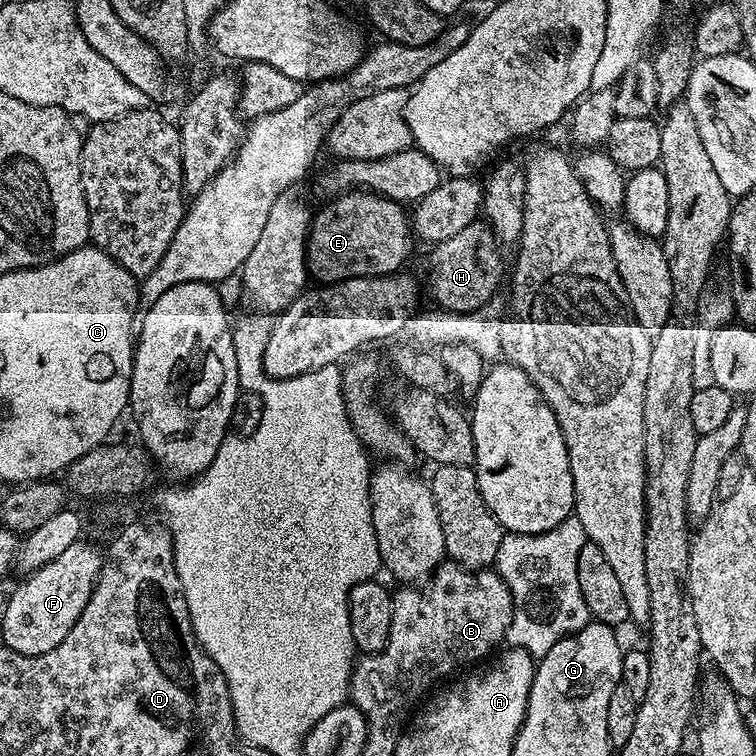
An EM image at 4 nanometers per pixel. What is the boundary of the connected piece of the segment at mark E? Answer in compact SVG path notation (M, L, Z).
M349 190L329 199L321 212L312 217L312 227L308 230L308 270L317 281L331 285L337 281L363 276L388 276L401 271L400 263L408 256L408 247L414 244L410 235L410 216L405 205L399 200L391 200L376 192Z

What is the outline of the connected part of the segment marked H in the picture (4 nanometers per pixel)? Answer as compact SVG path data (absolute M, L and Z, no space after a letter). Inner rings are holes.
M487 223L466 226L454 238L446 238L431 249L432 265L428 268L428 288L439 307L449 314L476 314L492 300L500 276L496 273L497 239Z

